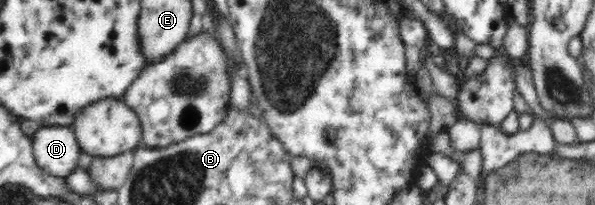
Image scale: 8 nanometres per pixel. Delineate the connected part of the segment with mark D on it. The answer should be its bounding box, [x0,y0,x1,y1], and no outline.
[31,125,81,178]

